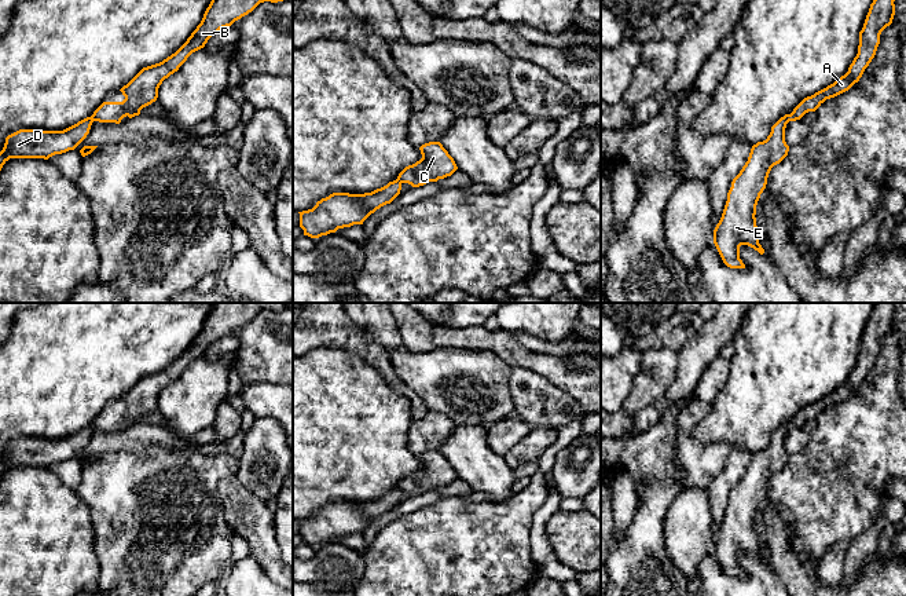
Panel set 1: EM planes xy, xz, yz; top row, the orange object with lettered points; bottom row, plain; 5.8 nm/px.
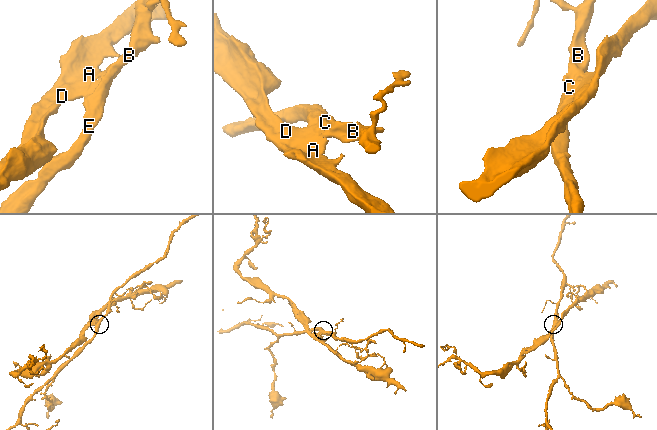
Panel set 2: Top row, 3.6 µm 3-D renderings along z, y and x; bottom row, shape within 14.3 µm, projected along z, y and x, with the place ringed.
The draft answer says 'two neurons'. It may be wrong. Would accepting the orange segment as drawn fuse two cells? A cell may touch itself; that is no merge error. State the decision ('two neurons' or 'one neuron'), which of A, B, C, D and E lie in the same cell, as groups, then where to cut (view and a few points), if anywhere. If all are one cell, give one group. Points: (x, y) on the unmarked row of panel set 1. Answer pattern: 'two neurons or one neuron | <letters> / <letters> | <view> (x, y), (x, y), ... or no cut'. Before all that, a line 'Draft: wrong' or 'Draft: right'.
Draft: right
two neurons | A D / B C E | yz (791, 423), (787, 430)

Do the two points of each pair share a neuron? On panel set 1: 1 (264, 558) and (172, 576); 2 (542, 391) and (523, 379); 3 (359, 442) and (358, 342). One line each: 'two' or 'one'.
1: two
2: one
3: two

